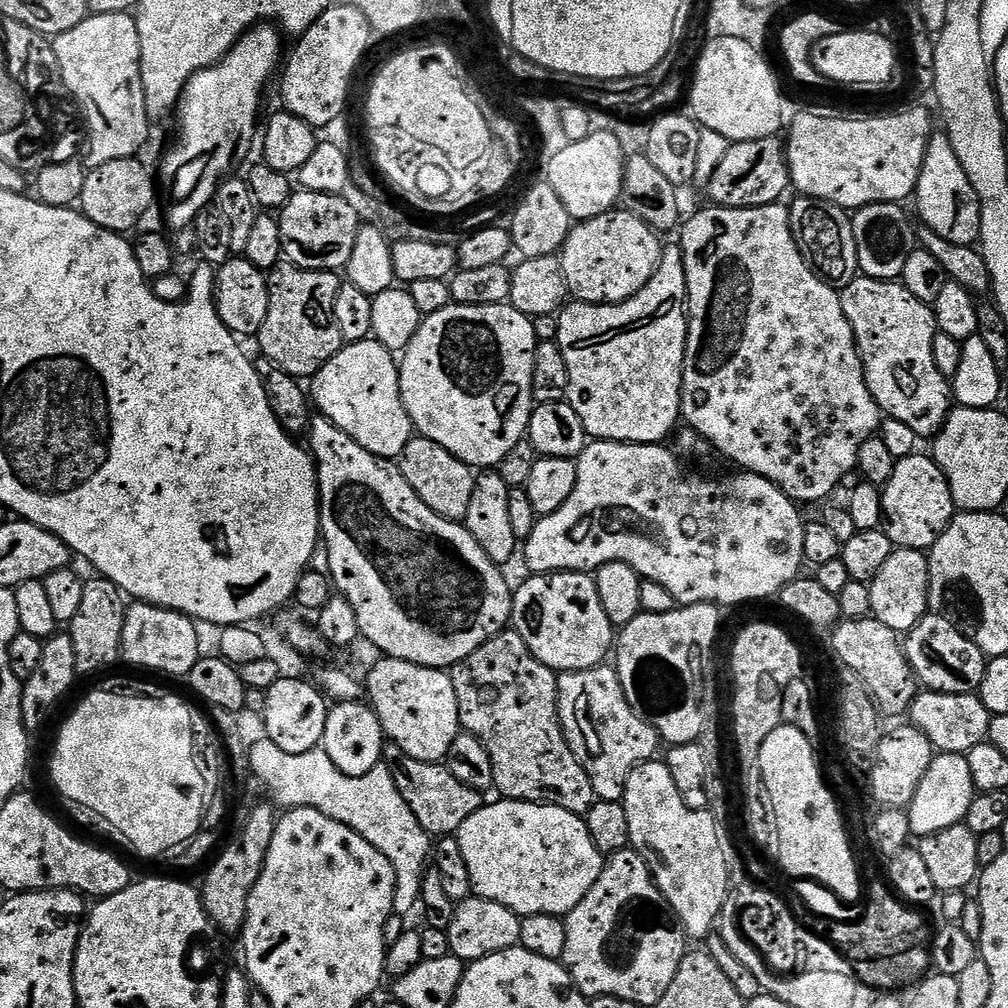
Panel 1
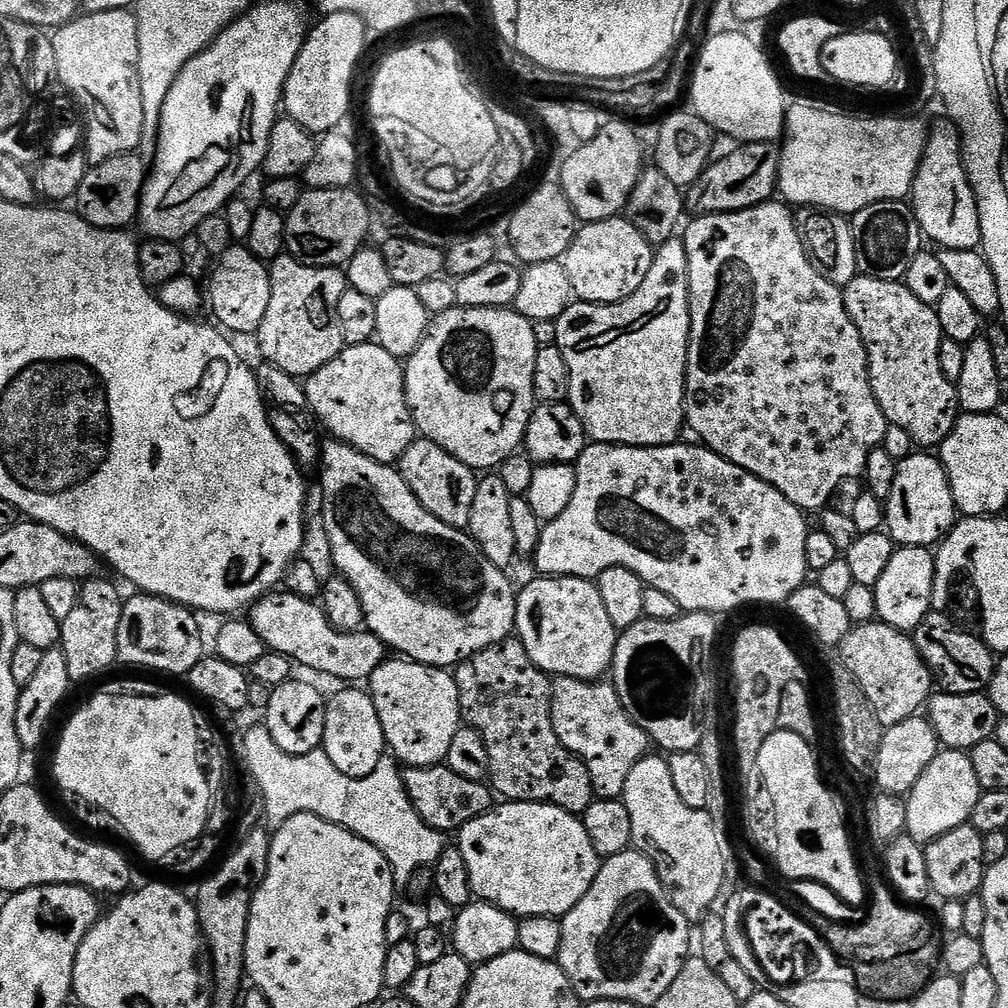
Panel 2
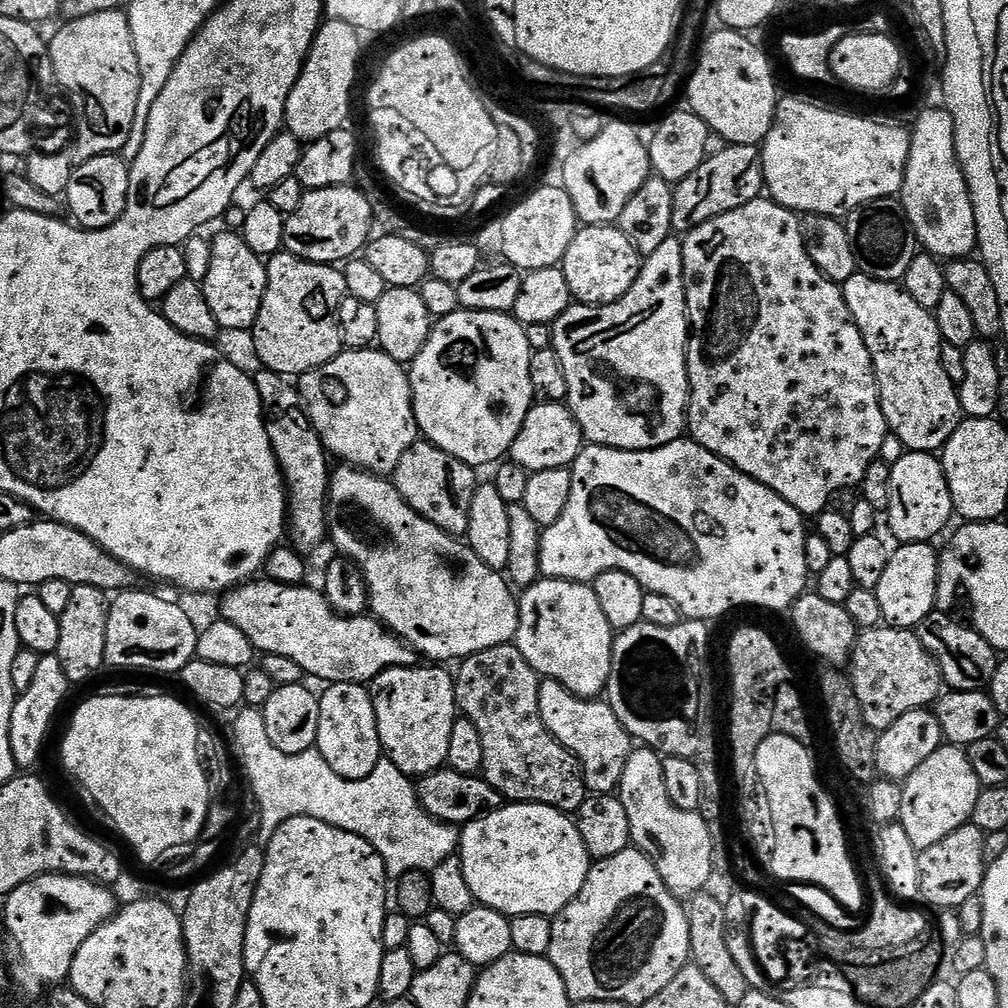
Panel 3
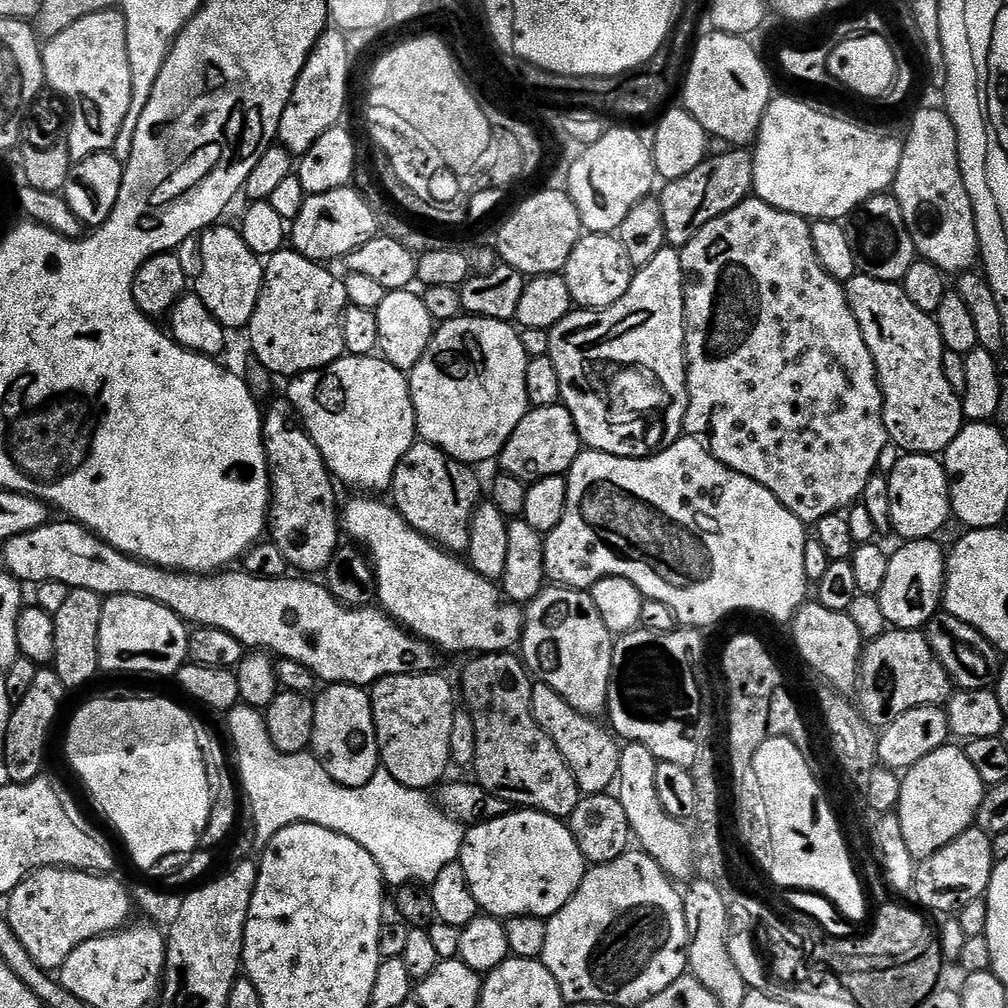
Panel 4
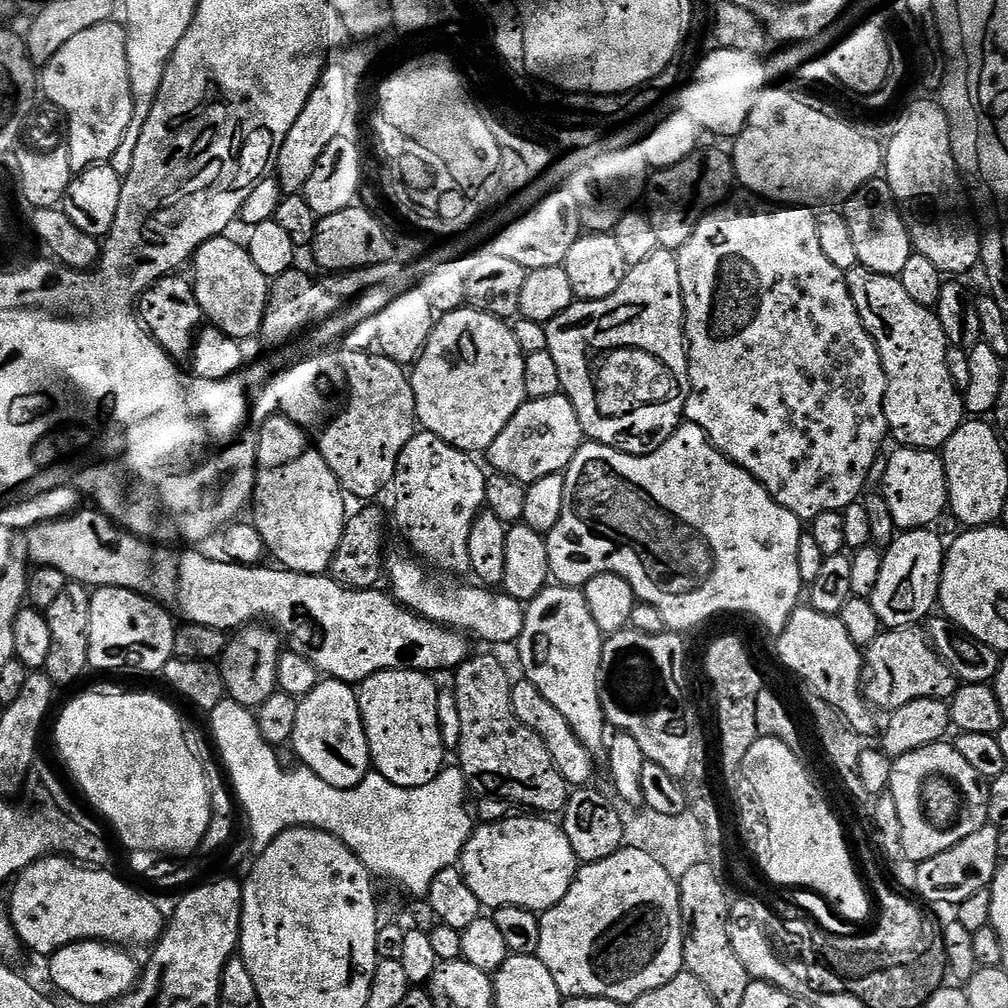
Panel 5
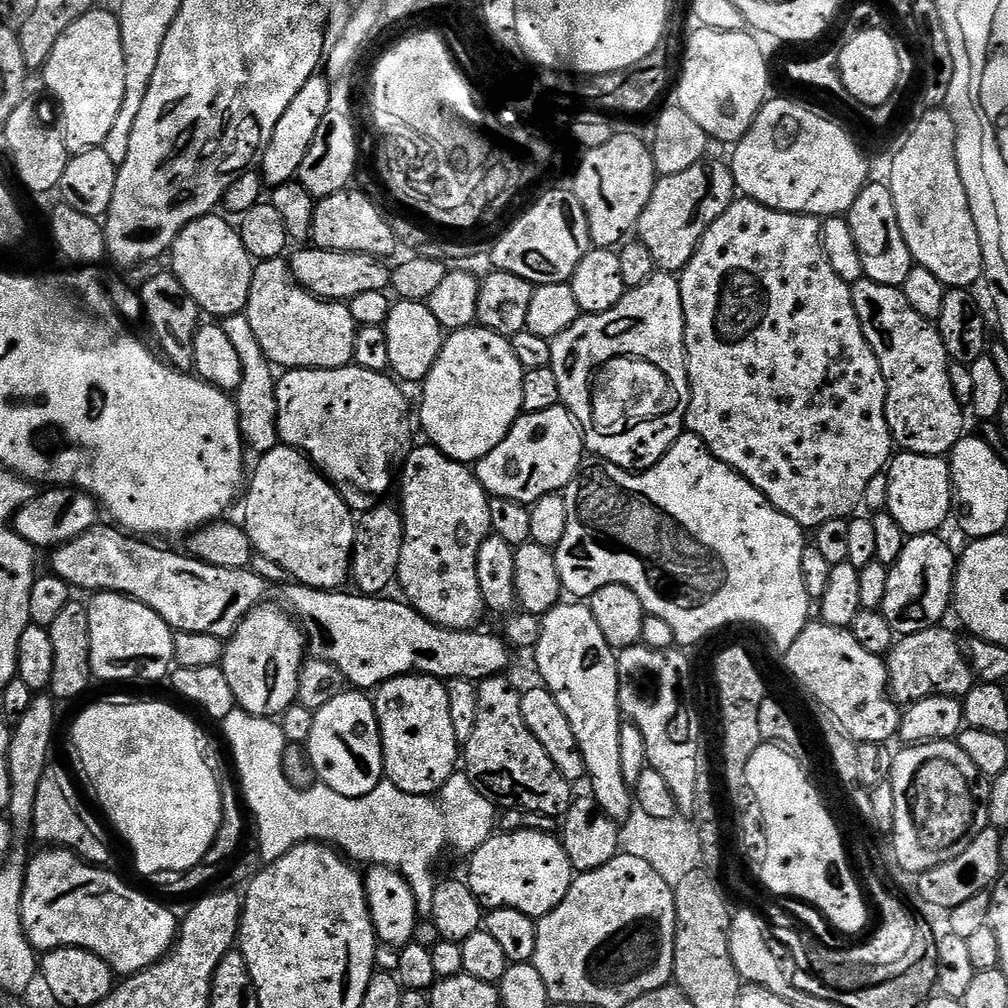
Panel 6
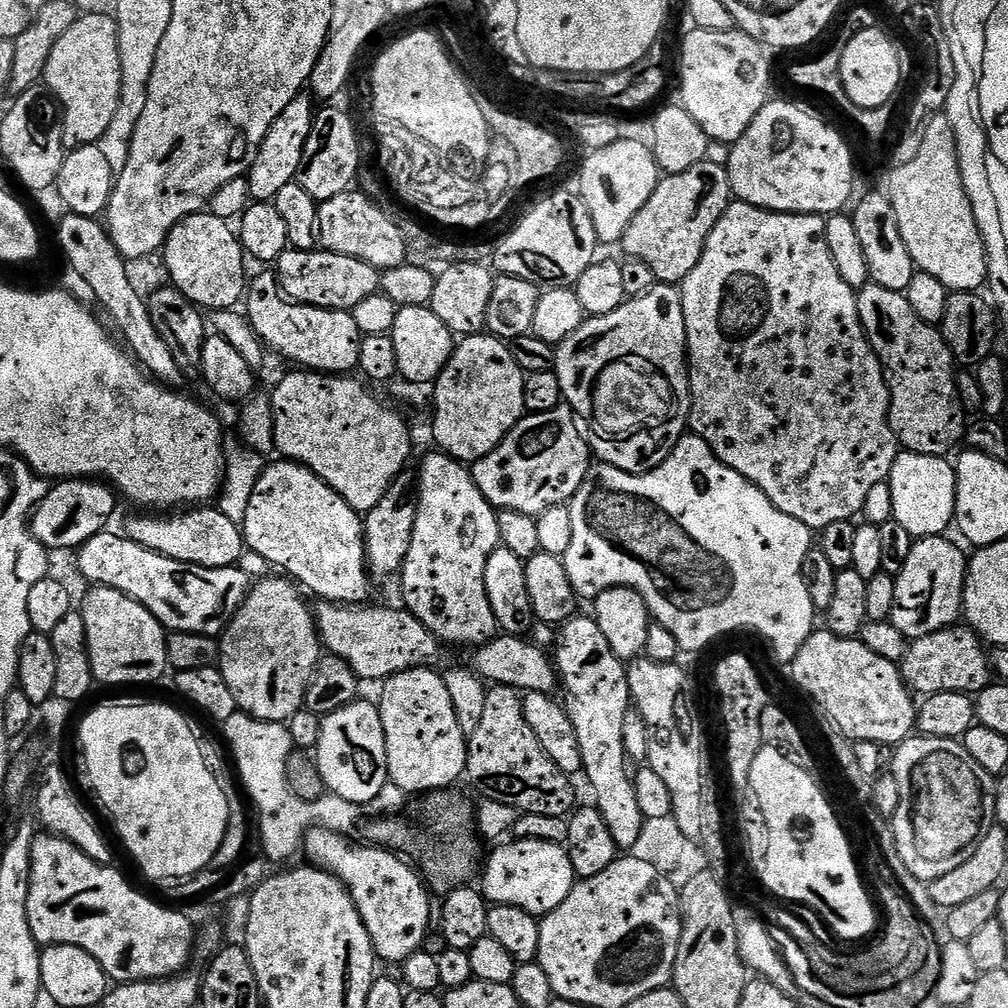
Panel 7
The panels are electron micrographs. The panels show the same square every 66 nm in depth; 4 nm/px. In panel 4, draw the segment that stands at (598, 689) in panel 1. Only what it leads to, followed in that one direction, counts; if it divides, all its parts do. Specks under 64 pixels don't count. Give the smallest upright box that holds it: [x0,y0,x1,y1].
[532,682,621,796]

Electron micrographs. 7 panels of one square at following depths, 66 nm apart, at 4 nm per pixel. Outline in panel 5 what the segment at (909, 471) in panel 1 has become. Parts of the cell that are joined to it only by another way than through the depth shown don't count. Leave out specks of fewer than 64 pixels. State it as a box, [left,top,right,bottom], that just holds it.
[882,447,949,530]

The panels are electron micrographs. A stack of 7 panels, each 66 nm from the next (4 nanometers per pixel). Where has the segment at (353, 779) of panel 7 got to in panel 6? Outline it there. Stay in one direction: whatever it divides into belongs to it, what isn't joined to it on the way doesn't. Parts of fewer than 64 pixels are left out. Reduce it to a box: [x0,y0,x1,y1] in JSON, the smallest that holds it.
[306,690,386,798]

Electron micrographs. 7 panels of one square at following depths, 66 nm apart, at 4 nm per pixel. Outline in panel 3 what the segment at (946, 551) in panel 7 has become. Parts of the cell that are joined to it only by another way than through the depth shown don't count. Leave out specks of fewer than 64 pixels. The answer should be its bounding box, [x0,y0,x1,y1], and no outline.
[875,543,940,629]

